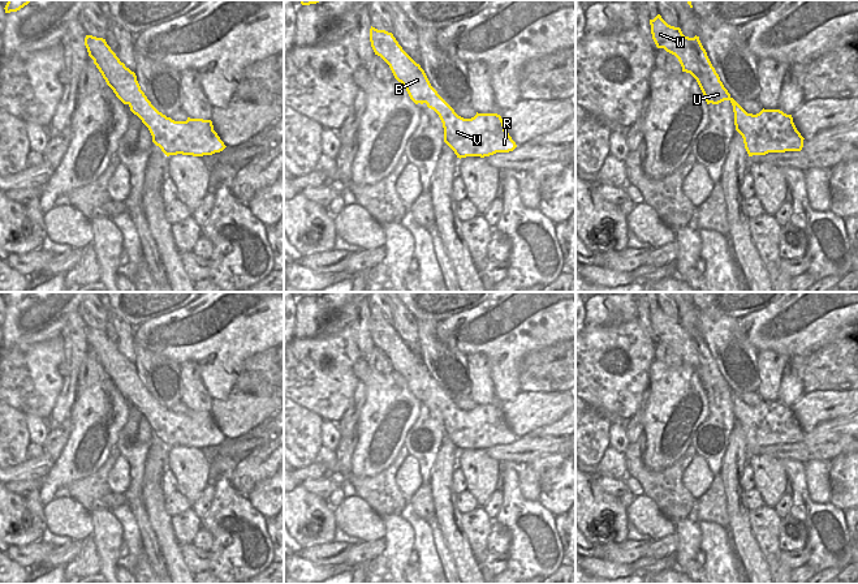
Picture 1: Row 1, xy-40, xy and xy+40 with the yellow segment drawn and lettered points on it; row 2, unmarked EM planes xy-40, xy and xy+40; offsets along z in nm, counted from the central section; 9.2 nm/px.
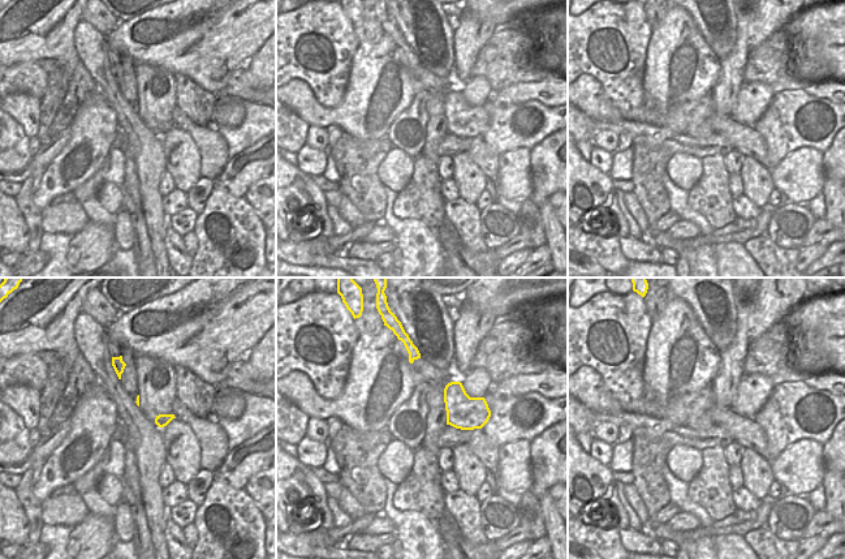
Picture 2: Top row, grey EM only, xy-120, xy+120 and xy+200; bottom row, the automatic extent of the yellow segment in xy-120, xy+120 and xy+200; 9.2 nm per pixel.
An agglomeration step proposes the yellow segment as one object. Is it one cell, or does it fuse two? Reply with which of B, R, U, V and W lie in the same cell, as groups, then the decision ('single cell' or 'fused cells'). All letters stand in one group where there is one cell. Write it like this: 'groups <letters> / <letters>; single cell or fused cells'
groups B R V W / U; fused cells

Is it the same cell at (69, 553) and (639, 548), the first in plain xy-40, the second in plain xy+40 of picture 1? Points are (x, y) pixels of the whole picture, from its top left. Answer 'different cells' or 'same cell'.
different cells

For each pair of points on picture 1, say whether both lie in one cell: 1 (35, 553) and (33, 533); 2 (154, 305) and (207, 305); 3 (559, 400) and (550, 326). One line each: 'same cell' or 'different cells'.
1: different cells
2: different cells
3: different cells

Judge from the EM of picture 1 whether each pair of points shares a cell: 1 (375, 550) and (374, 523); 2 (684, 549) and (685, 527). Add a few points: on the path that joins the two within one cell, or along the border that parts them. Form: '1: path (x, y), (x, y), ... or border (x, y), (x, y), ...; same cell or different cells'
1: border (383, 537), (362, 541); different cells
2: path (685, 544), (685, 532); same cell

